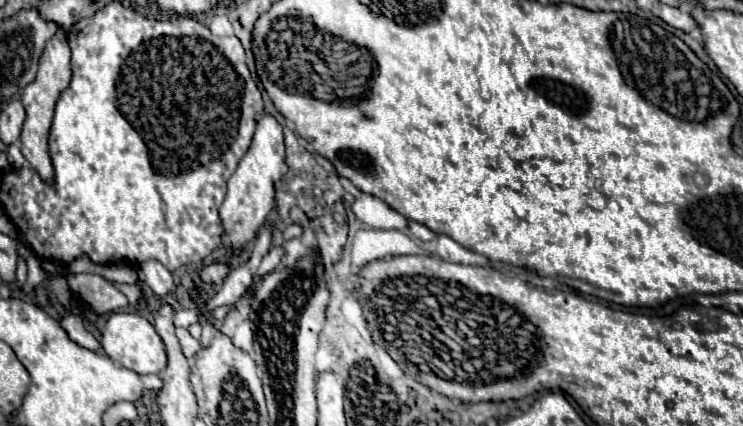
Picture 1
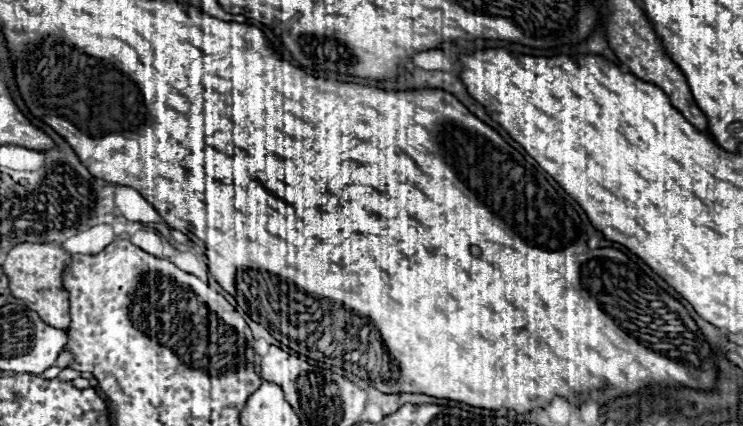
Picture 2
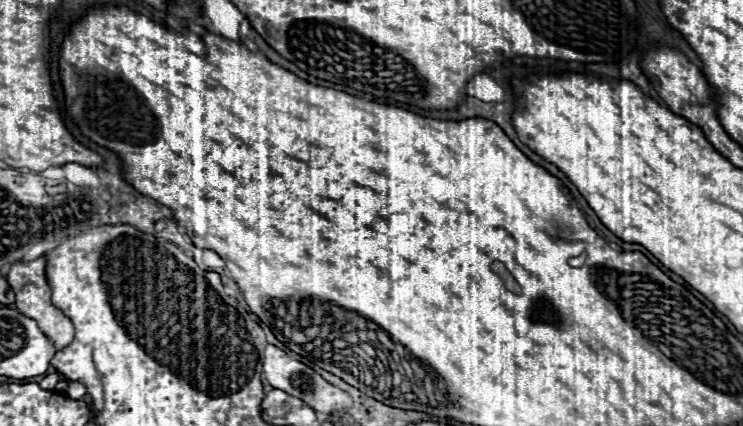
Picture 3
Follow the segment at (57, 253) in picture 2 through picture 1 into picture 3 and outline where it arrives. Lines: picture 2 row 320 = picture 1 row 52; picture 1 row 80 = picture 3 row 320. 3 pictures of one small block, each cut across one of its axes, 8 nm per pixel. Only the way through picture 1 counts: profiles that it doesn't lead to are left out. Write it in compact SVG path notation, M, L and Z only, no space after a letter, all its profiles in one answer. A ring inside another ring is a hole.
M38 258L32 262L14 262L8 272L8 284L16 294L16 308L38 324L38 328L44 332L46 338L50 338L50 342L54 344L56 350L64 350L74 340L74 326L58 308L52 306L52 302L50 302L52 290L46 282L44 268L46 268L46 258Z

